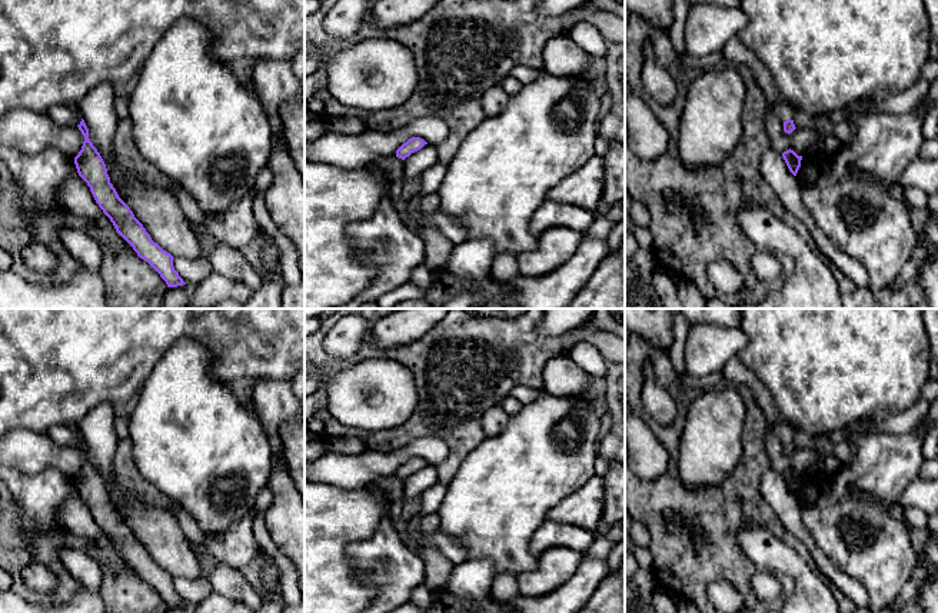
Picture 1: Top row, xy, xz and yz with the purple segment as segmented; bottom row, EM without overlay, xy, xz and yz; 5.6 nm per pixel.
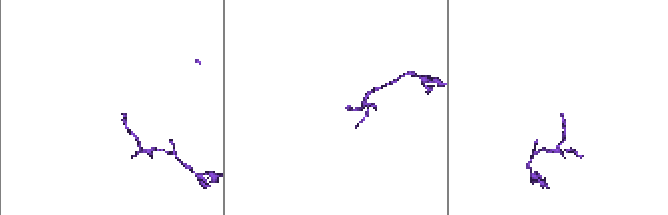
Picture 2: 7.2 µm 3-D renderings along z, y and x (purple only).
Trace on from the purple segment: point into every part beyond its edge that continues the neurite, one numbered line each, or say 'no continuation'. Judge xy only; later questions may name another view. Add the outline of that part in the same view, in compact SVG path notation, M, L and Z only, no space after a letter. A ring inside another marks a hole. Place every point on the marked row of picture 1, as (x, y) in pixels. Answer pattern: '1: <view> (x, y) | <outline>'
no continuation

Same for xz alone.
no continuation

